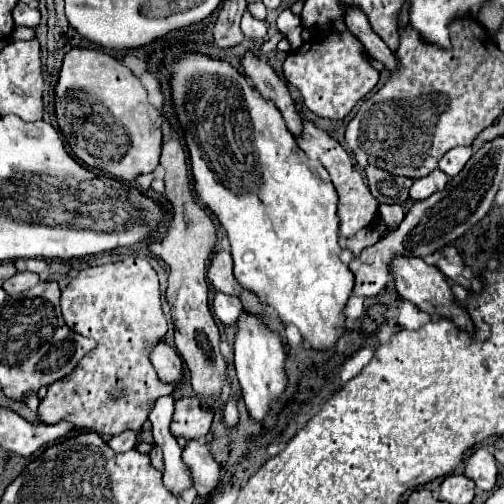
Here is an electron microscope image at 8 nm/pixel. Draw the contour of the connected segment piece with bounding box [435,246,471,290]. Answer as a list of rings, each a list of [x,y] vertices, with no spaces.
[[[445,246],[445,248],[441,250],[439,260],[437,260],[435,264],[437,264],[437,268],[439,268],[447,278],[451,278],[455,284],[471,290],[471,280],[463,276],[465,262],[463,262],[463,258],[459,256],[459,252],[457,252],[455,246]]]

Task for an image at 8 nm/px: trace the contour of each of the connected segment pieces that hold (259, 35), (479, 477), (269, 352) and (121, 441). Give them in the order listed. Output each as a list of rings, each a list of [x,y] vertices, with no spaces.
[[[249,12],[243,14],[241,30],[243,30],[243,34],[245,34],[247,40],[265,40],[265,36],[267,36],[267,26],[265,26],[265,22],[255,20]]]
[[[477,448],[467,462],[465,476],[475,480],[477,488],[491,492],[497,484],[497,474],[499,474],[499,468],[497,468],[495,456],[487,448]]]
[[[245,314],[237,324],[235,334],[235,370],[237,378],[243,388],[243,400],[247,404],[247,410],[253,420],[263,422],[269,414],[273,402],[285,392],[287,388],[287,352],[283,348],[283,342],[277,332],[269,330],[263,324],[261,316]]]
[[[123,432],[121,436],[113,436],[111,440],[109,440],[109,448],[113,450],[113,452],[129,452],[129,450],[133,450],[135,448],[135,436],[133,436],[133,432]]]

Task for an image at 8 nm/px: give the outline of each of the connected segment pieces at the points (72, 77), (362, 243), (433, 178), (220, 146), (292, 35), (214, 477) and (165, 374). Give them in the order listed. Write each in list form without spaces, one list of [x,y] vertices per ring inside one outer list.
[[[77,48],[65,54],[55,90],[55,112],[65,142],[71,146],[73,154],[79,160],[83,160],[89,168],[101,170],[119,180],[135,180],[137,176],[153,172],[157,168],[163,140],[159,124],[161,114],[149,104],[147,90],[143,88],[139,78],[111,54],[89,48]]]
[[[377,224],[377,228],[369,228],[369,232],[359,232],[353,240],[347,240],[347,246],[349,250],[355,254],[355,256],[361,256],[361,252],[369,246],[373,246],[383,234],[387,234],[387,228],[385,224]]]
[[[433,170],[429,176],[425,176],[425,178],[413,182],[413,186],[411,186],[411,198],[413,198],[413,200],[425,200],[425,198],[429,198],[431,194],[443,190],[445,184],[447,184],[447,180],[449,180],[449,178],[445,176],[445,172]]]
[[[187,54],[181,56],[179,60],[173,62],[173,80],[171,80],[171,88],[173,88],[173,102],[175,102],[175,110],[177,110],[177,118],[181,122],[181,126],[185,126],[185,142],[189,148],[189,160],[191,160],[191,172],[193,172],[193,186],[195,186],[195,194],[199,198],[201,204],[205,204],[207,208],[211,208],[221,226],[227,230],[227,238],[231,240],[231,254],[233,254],[233,262],[235,262],[235,278],[237,282],[253,292],[259,300],[271,304],[279,318],[283,320],[283,324],[293,324],[299,328],[303,342],[317,352],[325,352],[325,350],[333,350],[337,340],[345,334],[345,304],[353,292],[353,272],[349,270],[347,264],[341,262],[341,246],[339,246],[339,216],[337,216],[337,192],[331,180],[327,180],[327,172],[321,164],[311,162],[305,152],[301,152],[301,148],[297,146],[293,134],[289,132],[281,112],[277,112],[277,108],[273,104],[269,104],[269,100],[265,100],[253,86],[251,82],[241,76],[231,64],[221,62],[221,60],[213,60],[209,56],[203,54]]]
[[[285,10],[279,14],[277,18],[277,28],[279,32],[287,38],[287,42],[291,44],[291,50],[299,50],[303,44],[303,28],[301,28],[301,18],[295,16],[291,10]]]
[[[205,440],[187,442],[183,450],[183,460],[193,472],[193,482],[201,498],[207,498],[221,484],[221,466],[209,452]]]
[[[163,340],[153,348],[151,362],[153,362],[153,368],[157,370],[159,380],[163,380],[167,384],[177,384],[175,388],[181,386],[181,382],[183,382],[183,362],[181,362],[179,354],[171,346],[167,346]]]

